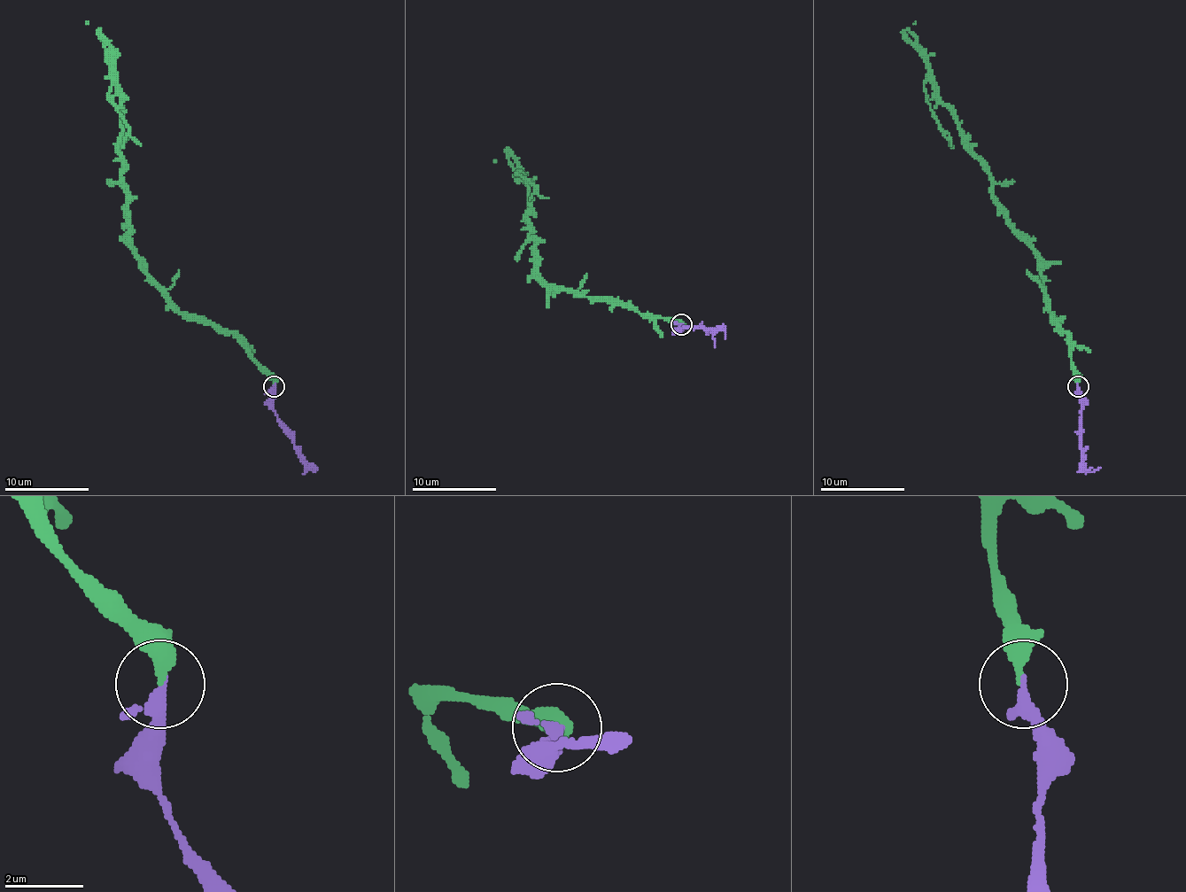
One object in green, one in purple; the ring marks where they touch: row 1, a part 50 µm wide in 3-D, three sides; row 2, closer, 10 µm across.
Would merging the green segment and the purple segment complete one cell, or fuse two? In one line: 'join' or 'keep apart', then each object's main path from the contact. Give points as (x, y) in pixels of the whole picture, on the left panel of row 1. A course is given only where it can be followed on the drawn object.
join | green via (273, 385), (231, 333), (182, 316), (144, 269), (130, 238), (121, 99), (98, 27), (86, 21) | purple via (273, 385), (273, 411), (305, 472), (306, 468)

